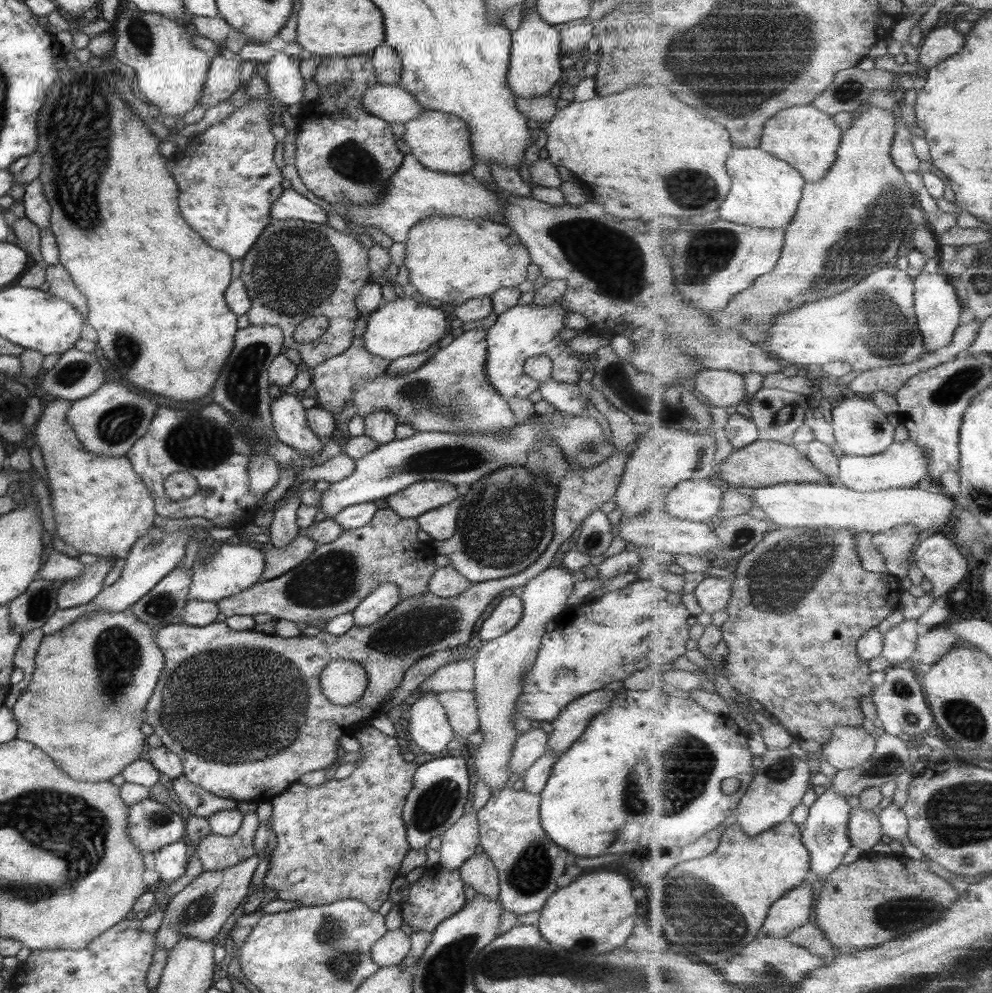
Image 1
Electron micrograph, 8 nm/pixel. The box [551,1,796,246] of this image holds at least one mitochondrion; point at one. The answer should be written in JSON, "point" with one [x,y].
{"point":[693,190]}

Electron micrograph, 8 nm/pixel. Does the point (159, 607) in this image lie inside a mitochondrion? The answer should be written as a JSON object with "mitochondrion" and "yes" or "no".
{"mitochondrion":"yes"}

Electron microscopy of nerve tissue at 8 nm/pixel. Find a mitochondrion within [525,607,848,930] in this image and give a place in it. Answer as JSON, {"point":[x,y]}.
{"point":[692,762]}

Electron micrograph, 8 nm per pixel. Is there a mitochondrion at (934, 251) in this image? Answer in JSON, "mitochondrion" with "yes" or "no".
{"mitochondrion":"no"}

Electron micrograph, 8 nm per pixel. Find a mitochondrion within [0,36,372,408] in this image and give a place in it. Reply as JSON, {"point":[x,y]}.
{"point":[89,150]}

